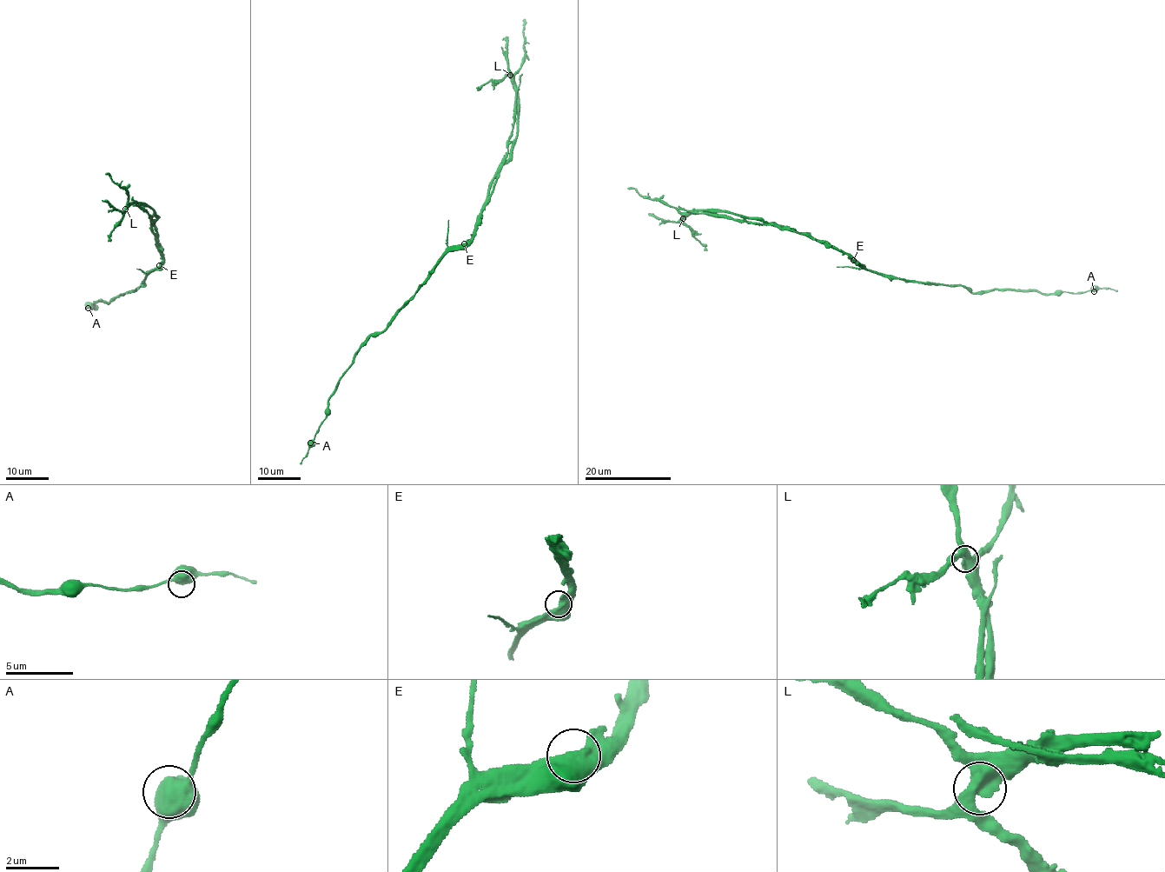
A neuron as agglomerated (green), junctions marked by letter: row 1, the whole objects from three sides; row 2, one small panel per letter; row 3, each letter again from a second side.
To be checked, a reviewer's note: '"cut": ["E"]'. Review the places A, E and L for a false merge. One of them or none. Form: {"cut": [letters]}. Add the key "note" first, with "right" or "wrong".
{"note": "right", "cut": ["E"]}

